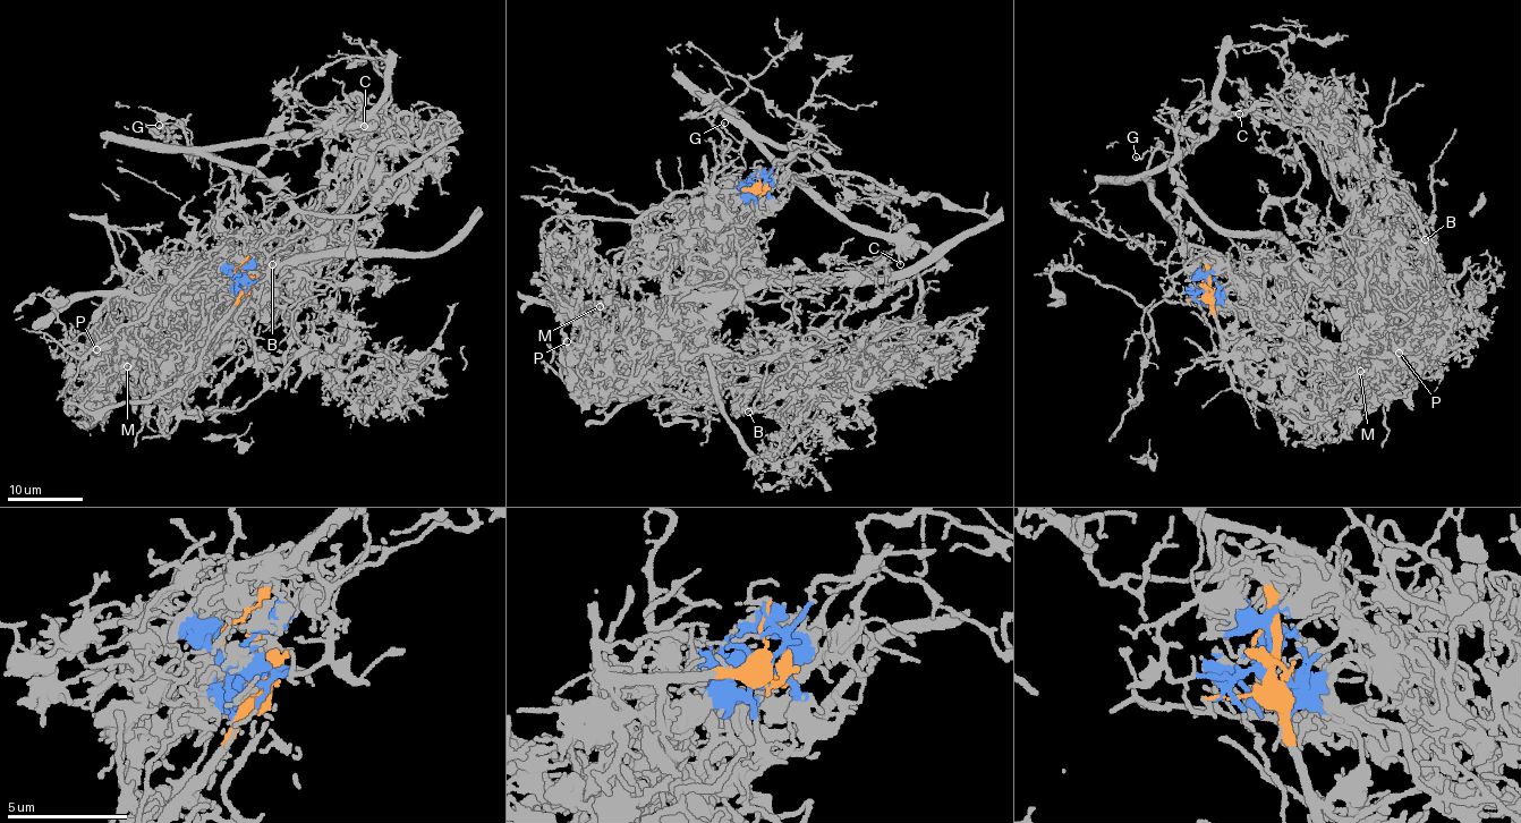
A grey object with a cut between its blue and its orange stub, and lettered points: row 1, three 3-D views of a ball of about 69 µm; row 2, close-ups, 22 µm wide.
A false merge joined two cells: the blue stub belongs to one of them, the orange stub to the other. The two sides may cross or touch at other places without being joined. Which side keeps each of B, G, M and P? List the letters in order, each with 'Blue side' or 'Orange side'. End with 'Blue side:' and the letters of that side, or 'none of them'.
B: Blue side
G: Orange side
M: Blue side
P: Blue side
Blue side: B, M, P

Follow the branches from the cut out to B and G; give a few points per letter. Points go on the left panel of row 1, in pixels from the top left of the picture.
B: (244, 280), (241, 287), (232, 282), (230, 262), (246, 283), (228, 302), (278, 289), (269, 296), (273, 264)
G: (244, 280), (247, 259), (283, 220), (290, 205), (254, 174), (195, 152), (179, 127), (160, 125)

